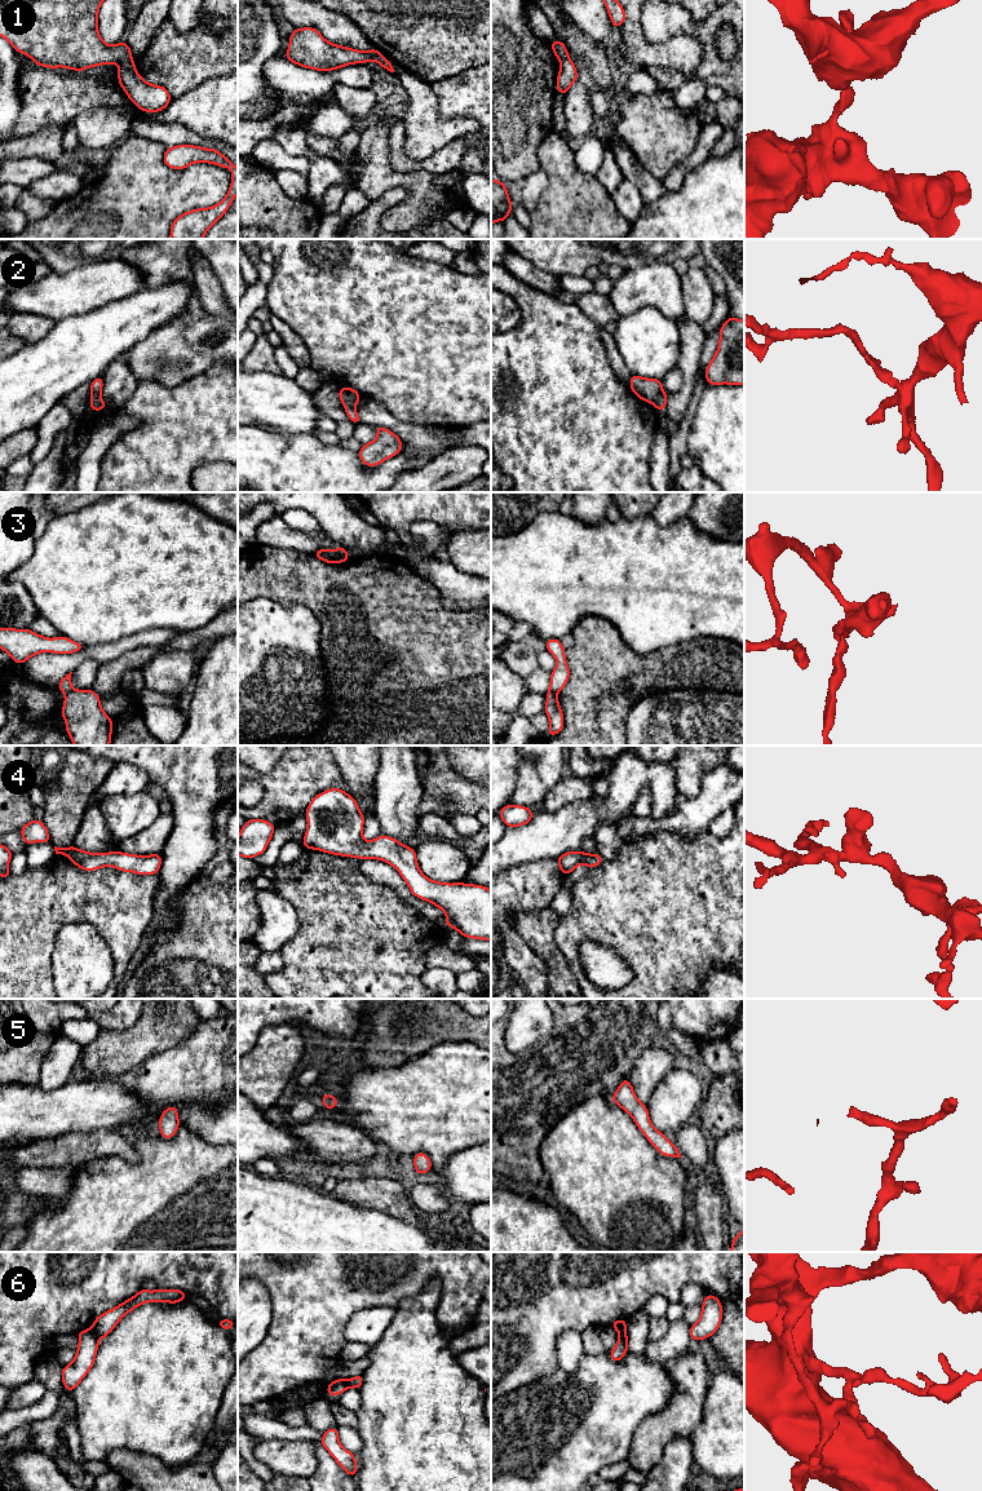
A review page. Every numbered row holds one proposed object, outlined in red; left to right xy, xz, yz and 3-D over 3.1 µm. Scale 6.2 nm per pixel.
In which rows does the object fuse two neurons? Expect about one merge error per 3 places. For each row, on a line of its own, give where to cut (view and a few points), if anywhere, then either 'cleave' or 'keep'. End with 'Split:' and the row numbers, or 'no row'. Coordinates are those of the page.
1: cut in xy along (131, 57), (119, 63); cleave
2: cut in yz along (662, 393), (653, 403); cleave
3: cut in xz along (319, 549), (339, 562); cleave
4: no cut; keep
5: no cut; keep
6: cut in xy along (91, 1328), (100, 1339); cleave
Split: 1, 2, 3, 6

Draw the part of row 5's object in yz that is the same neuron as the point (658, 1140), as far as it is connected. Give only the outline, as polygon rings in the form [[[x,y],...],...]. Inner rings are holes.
[[[628,1078],[620,1083],[610,1100],[632,1116],[638,1129],[663,1156],[682,1158],[665,1134],[654,1128],[646,1105],[637,1100]]]

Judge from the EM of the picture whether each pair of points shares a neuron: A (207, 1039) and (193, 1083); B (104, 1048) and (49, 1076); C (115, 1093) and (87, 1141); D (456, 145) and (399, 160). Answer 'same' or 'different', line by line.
A: same
B: different
C: different
D: same

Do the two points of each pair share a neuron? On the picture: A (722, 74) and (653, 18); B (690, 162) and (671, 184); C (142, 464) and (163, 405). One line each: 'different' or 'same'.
A: same
B: same
C: same

